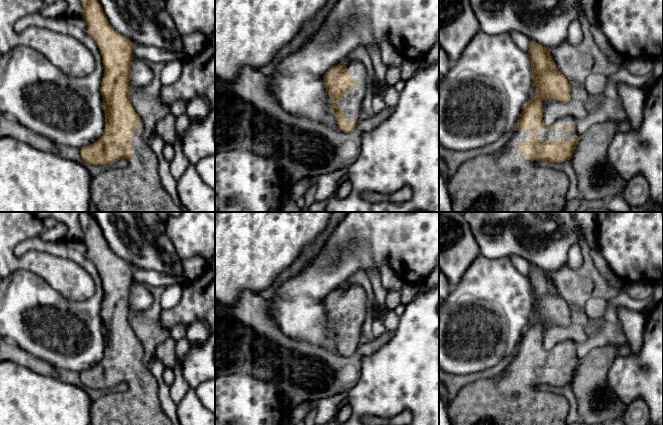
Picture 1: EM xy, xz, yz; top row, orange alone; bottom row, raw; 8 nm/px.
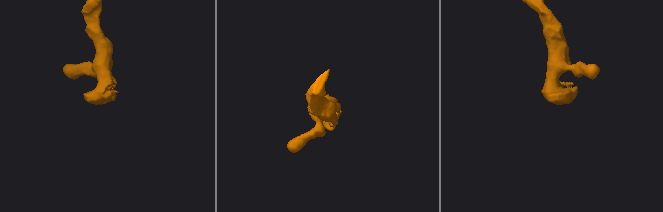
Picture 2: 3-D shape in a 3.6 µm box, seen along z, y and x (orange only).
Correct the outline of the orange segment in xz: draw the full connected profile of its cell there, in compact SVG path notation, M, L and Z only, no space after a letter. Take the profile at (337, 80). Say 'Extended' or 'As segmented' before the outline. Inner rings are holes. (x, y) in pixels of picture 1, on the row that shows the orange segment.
Extended. M347 60L328 69L324 85L332 100L331 113L336 117L340 130L349 133L354 130L361 113L361 105L367 89L367 70L363 63Z

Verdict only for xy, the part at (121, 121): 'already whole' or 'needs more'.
needs more

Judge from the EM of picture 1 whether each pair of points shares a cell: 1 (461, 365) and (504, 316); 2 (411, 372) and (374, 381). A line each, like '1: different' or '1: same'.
1: same
2: same

